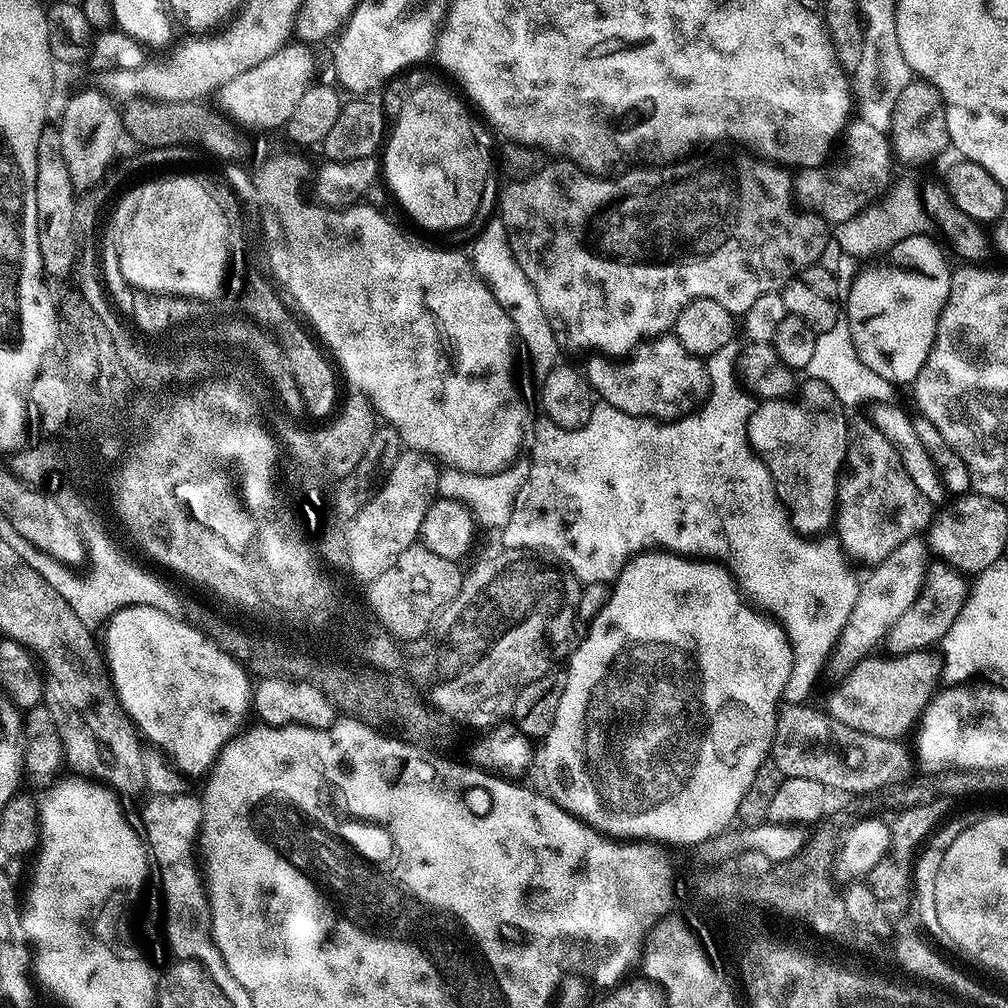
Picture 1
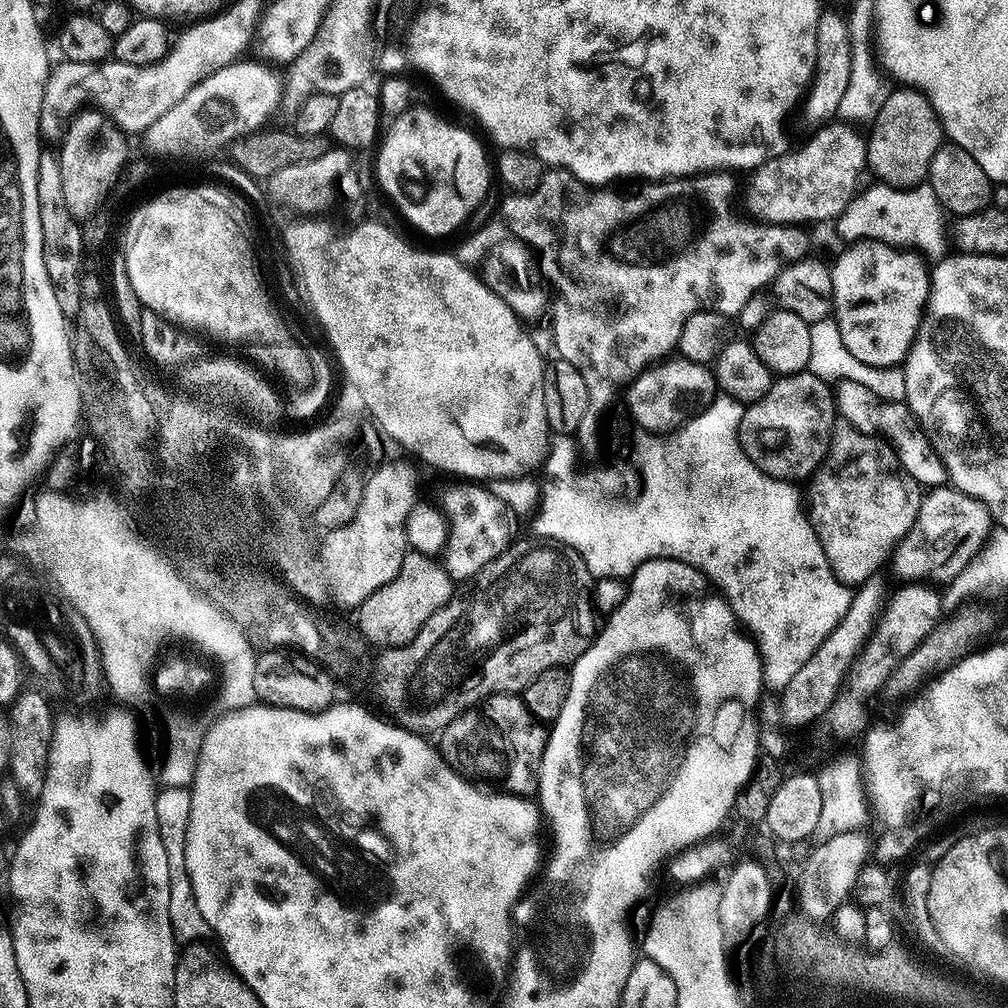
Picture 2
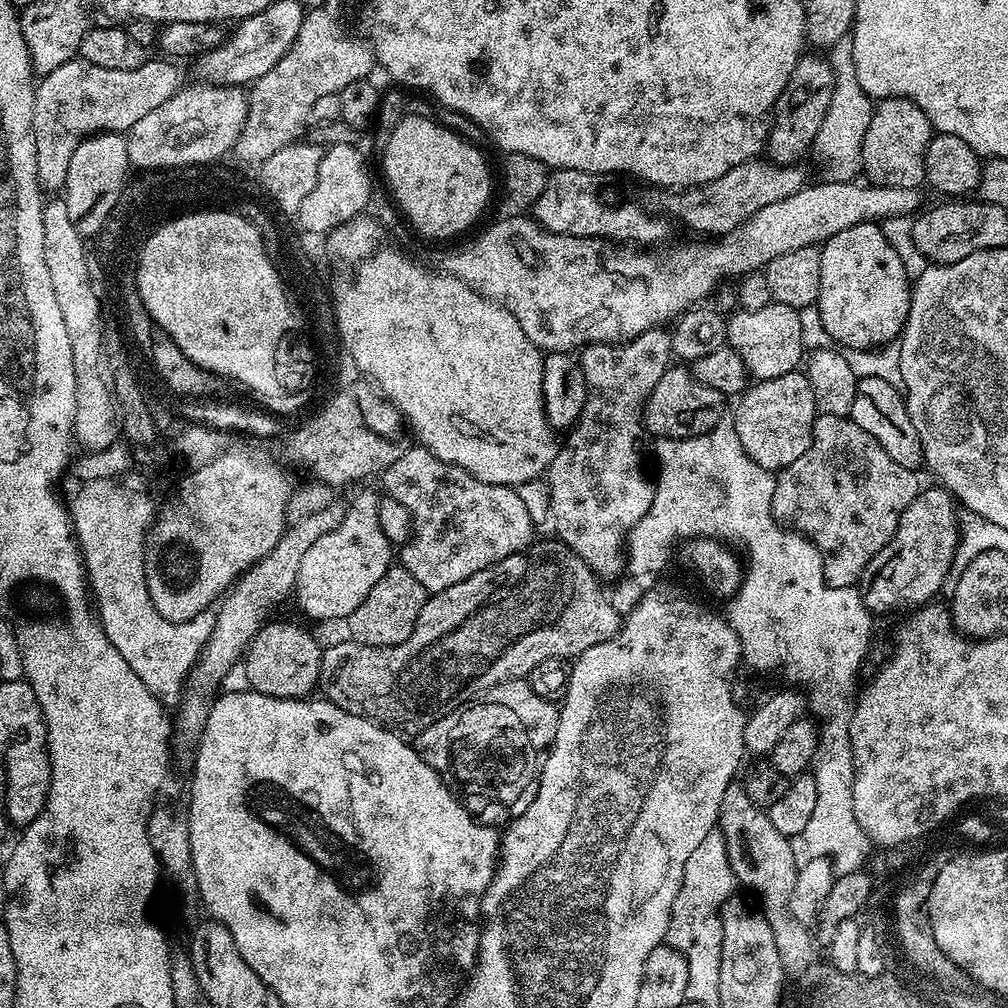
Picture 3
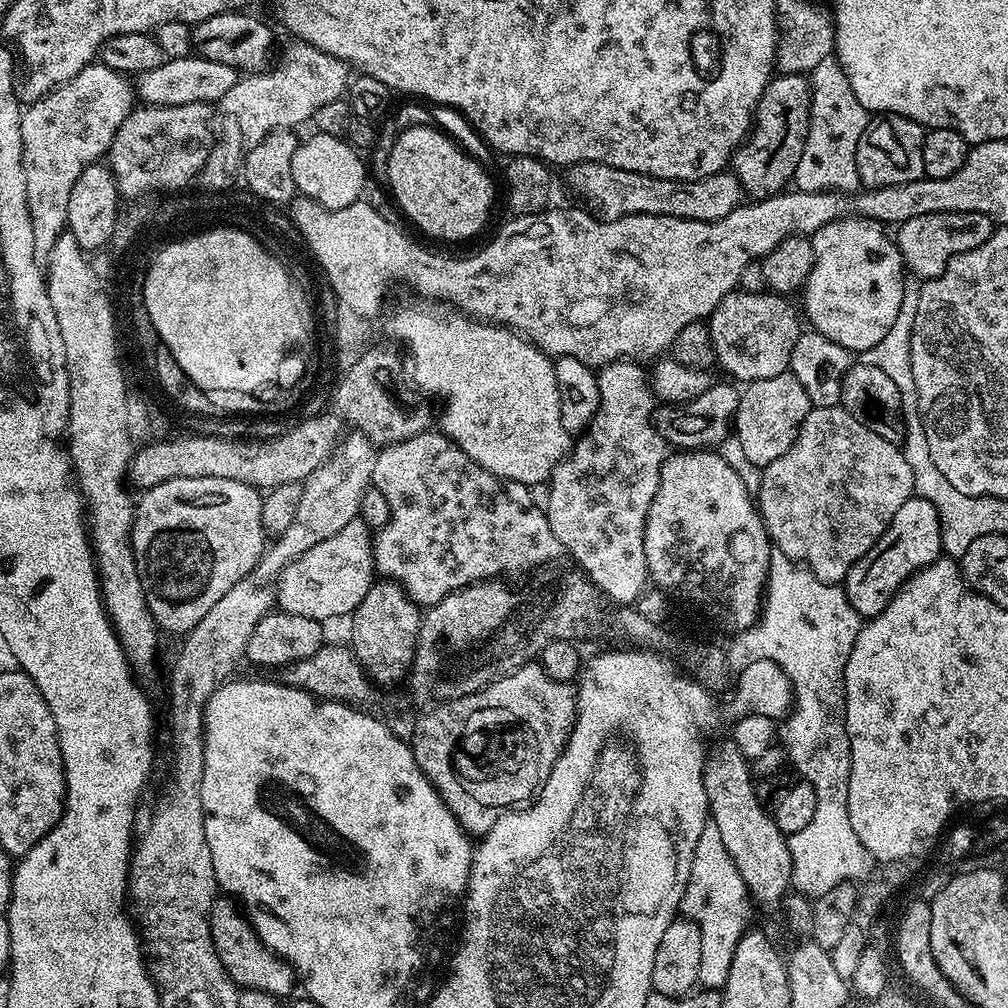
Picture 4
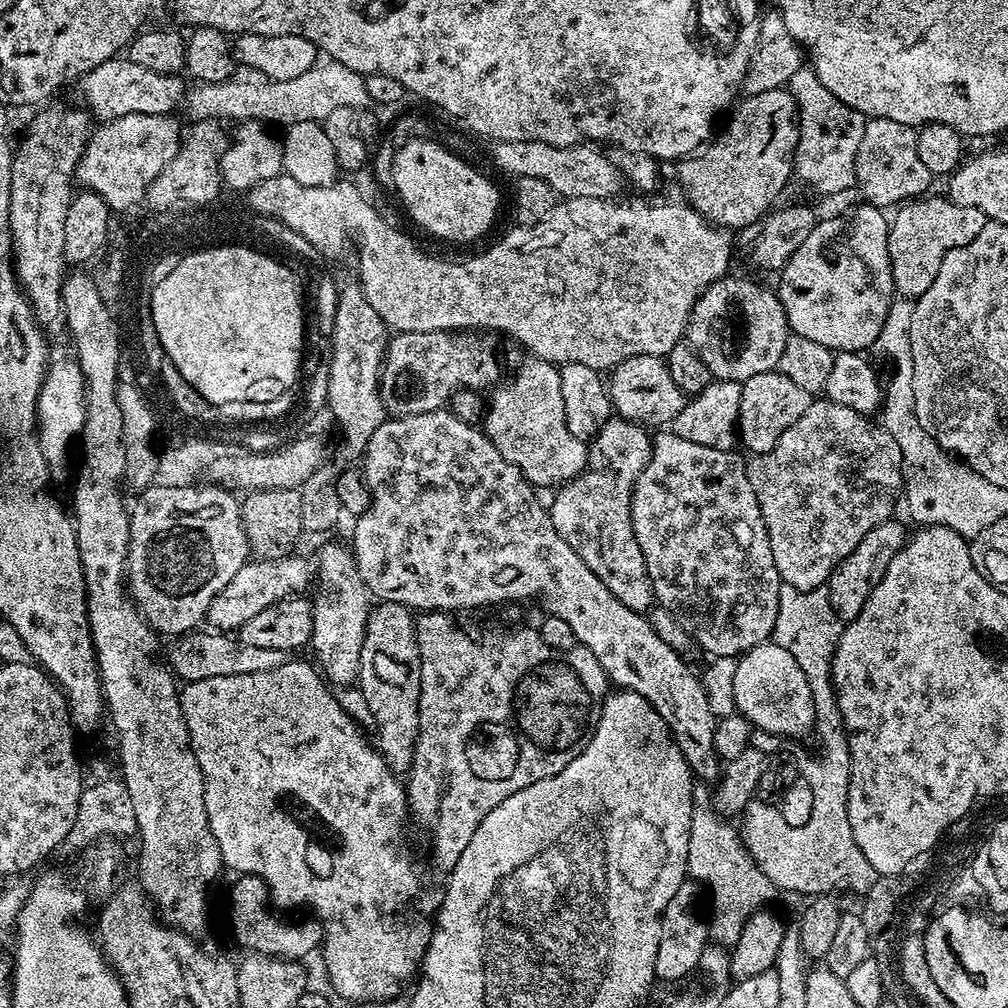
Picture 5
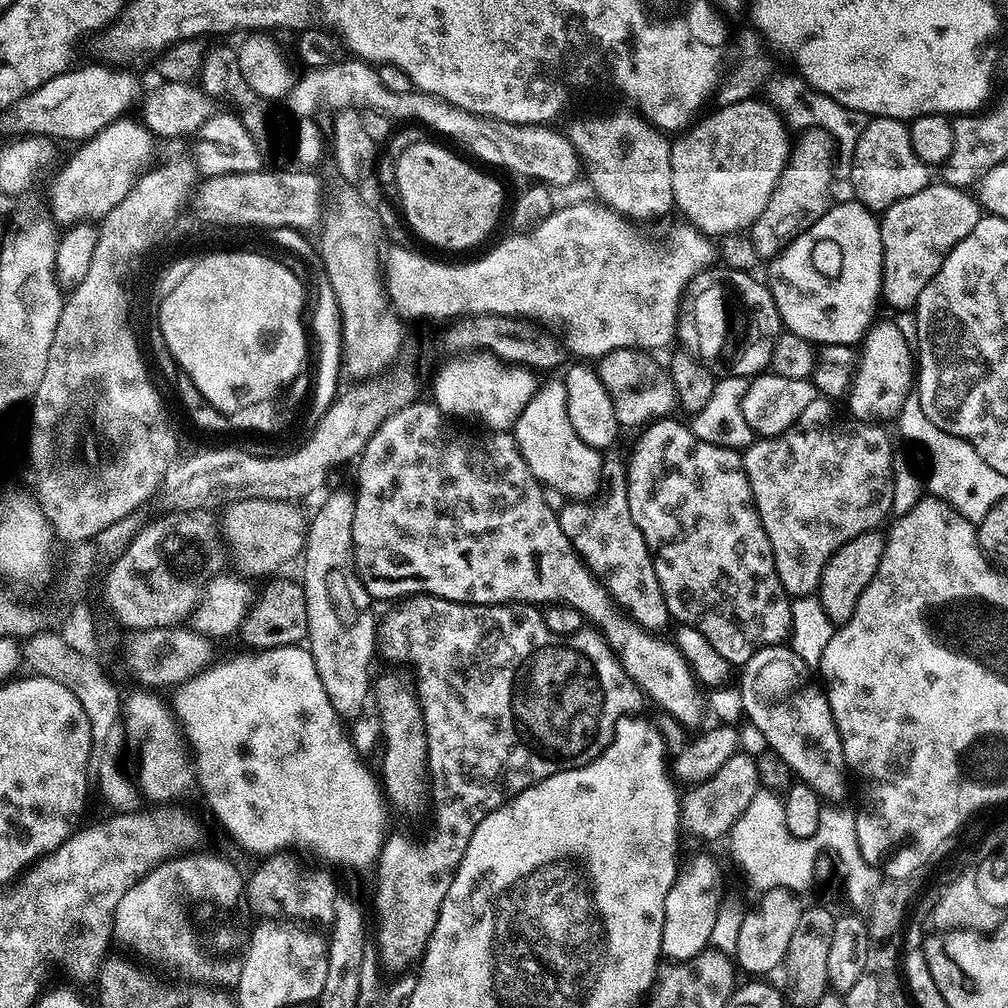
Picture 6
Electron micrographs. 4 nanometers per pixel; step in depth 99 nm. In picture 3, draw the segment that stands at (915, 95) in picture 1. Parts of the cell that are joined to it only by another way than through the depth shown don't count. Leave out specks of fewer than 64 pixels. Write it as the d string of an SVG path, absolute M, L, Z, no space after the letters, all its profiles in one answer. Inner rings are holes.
M892 96L889 100L879 101L872 109L866 138L862 138L863 175L873 185L881 188L920 188L925 183L926 146L930 146L933 135L934 129L930 118L926 118L926 114L922 114L922 110L912 100L907 100L901 96Z

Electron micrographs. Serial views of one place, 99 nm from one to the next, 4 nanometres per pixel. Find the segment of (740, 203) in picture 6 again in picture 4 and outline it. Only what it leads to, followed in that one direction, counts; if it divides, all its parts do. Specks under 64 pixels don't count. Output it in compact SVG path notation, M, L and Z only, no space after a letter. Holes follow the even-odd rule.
M776 74L769 80L756 107L752 131L730 161L741 189L747 195L749 192L753 201L777 195L789 187L796 174L798 158L802 158L806 146L811 105L812 85L807 75Z

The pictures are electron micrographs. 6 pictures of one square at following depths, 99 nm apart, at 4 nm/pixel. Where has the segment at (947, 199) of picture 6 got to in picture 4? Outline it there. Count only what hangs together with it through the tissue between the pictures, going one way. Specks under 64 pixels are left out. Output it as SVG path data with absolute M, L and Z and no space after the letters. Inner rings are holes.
M943 212L942 214L918 214L895 229L894 239L905 269L921 278L932 280L944 272L944 267L966 250L974 250L994 230L994 222L986 214L977 212Z

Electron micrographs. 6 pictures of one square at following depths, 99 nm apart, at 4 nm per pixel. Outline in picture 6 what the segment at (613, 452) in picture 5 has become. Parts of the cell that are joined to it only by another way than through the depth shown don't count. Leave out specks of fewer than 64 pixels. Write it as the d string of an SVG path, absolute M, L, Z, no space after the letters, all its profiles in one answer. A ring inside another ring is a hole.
M618 474L612 480L612 489L608 497L596 505L596 502L568 502L562 509L562 523L564 533L568 535L568 541L572 543L581 560L587 564L592 575L597 577L601 584L608 590L608 595L616 601L617 605L627 615L631 616L641 628L653 633L663 633L663 628L670 623L670 615L667 610L666 598L662 594L662 586L659 585L658 575L655 574L655 566L652 555L648 552L647 544L643 540L642 531L634 524L630 514L630 503L627 501L627 482L623 475Z

